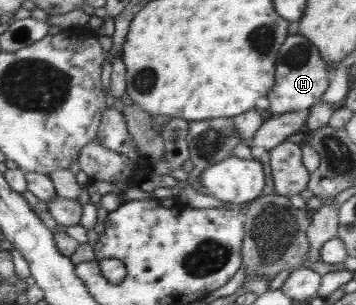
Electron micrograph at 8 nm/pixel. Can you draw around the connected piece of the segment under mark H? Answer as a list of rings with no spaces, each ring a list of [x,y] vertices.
[[[290,35],[280,49],[280,57],[276,64],[275,86],[268,93],[268,114],[285,114],[289,112],[311,109],[319,103],[330,84],[330,78],[336,72],[336,66],[326,62],[319,50],[305,36]]]

